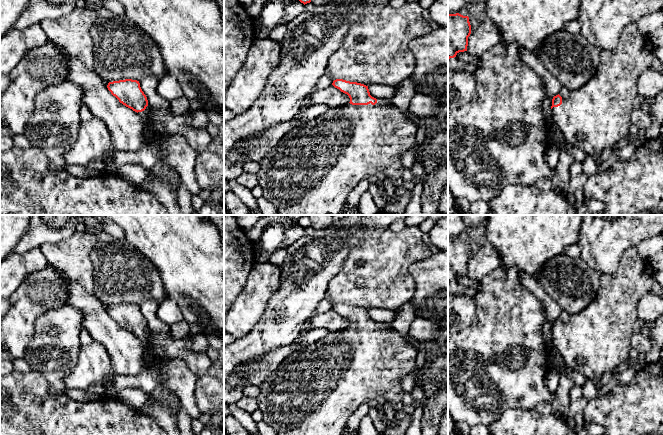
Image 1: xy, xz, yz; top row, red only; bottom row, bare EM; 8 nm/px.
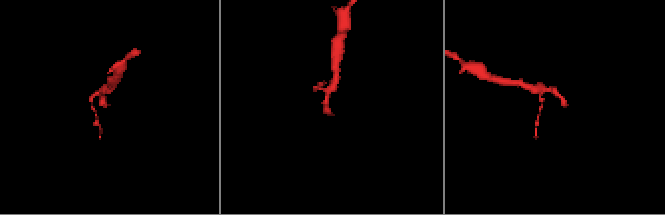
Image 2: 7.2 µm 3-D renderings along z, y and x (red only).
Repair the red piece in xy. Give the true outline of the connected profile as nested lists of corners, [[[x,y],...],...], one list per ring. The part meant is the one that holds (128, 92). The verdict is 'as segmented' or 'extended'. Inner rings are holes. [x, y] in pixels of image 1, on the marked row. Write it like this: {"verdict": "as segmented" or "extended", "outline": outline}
{"verdict": "extended", "outline": [[[125,79],[109,82],[108,90],[120,103],[137,112],[150,126],[150,109],[148,100],[137,80]]]}

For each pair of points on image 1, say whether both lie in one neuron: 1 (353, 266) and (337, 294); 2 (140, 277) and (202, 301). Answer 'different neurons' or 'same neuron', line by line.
1: same neuron
2: different neurons

